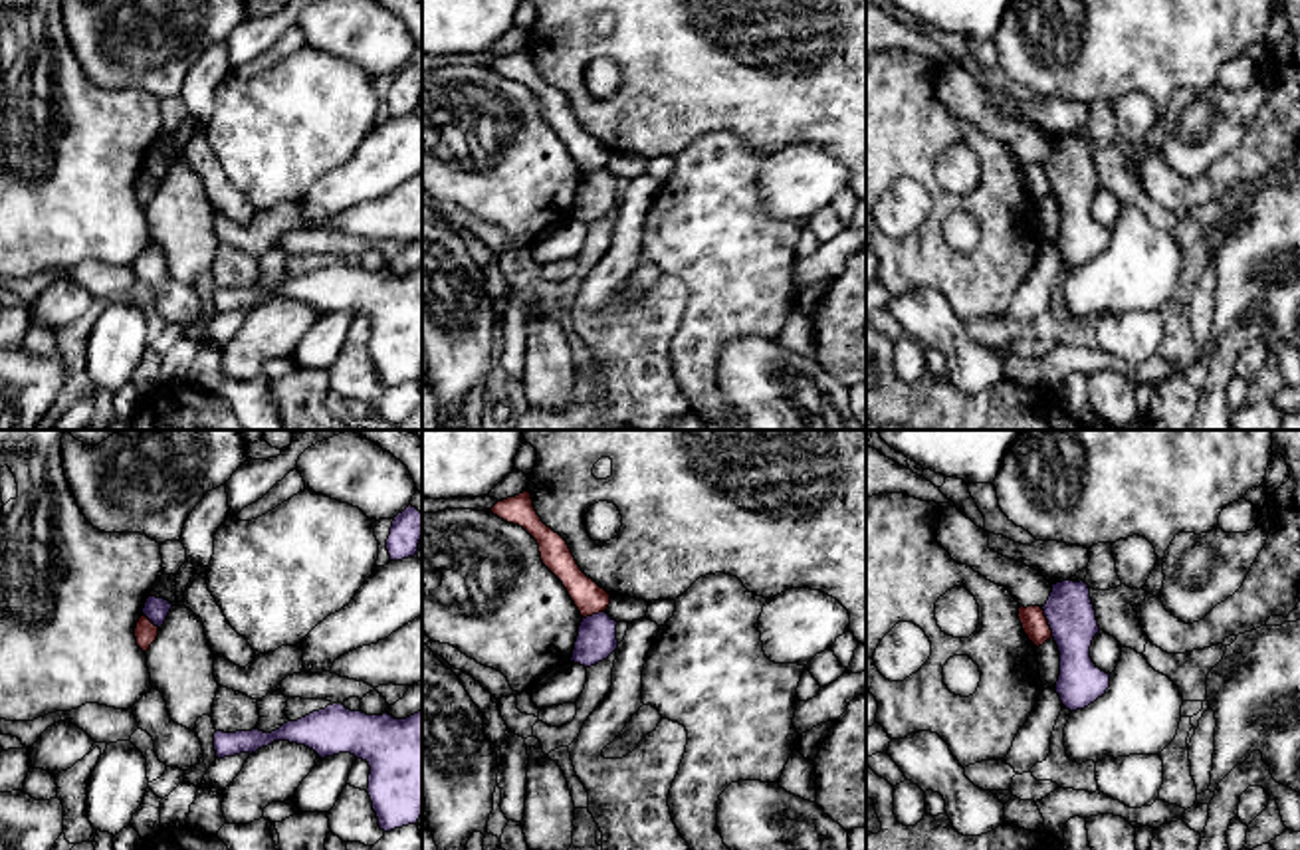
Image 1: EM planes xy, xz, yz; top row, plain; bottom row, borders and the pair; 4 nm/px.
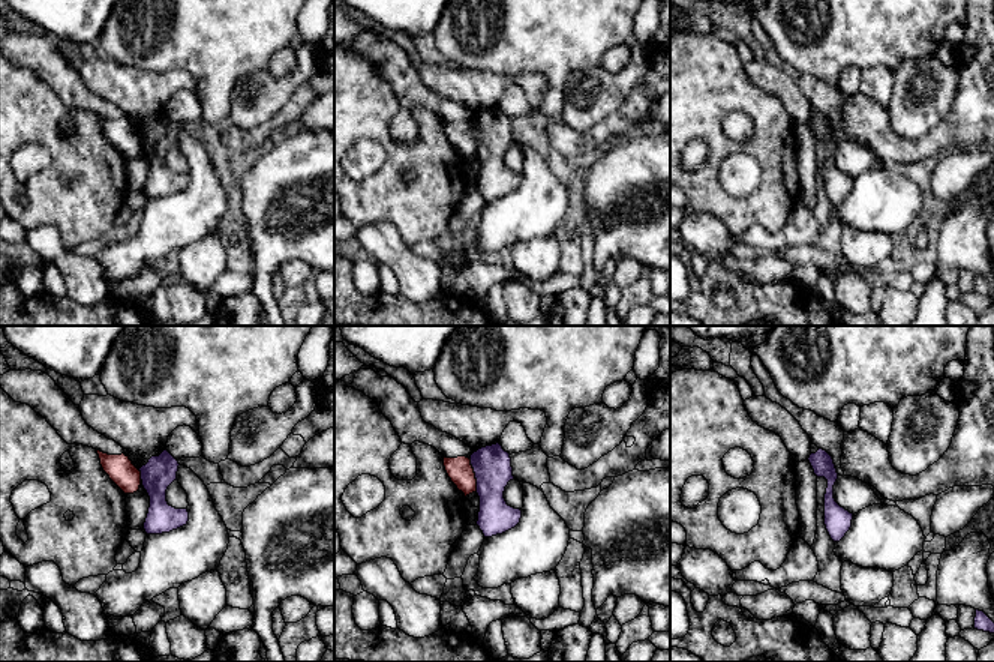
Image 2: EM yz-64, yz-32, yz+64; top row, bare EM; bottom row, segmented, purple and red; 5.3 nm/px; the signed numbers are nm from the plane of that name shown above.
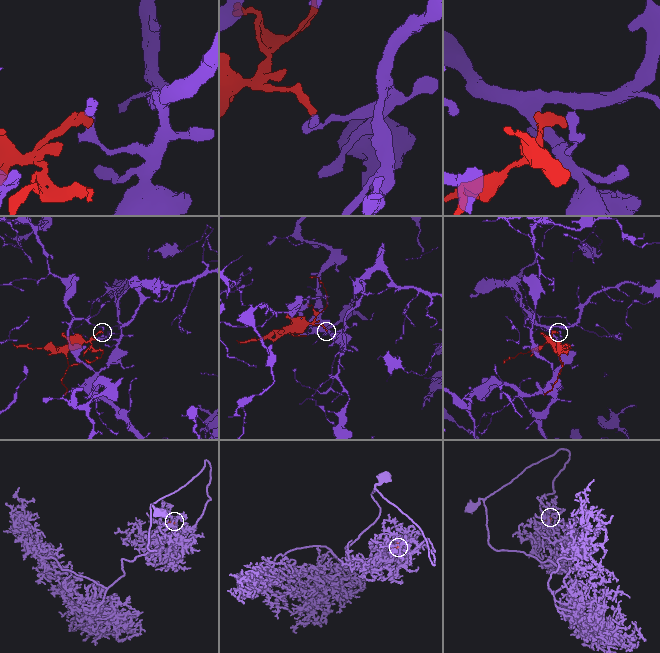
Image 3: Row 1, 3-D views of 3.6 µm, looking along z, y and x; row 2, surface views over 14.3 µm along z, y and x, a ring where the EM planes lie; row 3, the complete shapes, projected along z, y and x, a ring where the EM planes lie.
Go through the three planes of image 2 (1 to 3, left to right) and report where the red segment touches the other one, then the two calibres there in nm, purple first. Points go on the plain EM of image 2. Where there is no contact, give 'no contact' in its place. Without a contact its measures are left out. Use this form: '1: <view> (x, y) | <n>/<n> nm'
1: yz-64 (141, 138) | 170/150 nm
2: yz-32 (476, 138) | 200/140 nm
3: no contact

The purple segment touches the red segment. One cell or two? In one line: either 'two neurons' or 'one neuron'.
two neurons

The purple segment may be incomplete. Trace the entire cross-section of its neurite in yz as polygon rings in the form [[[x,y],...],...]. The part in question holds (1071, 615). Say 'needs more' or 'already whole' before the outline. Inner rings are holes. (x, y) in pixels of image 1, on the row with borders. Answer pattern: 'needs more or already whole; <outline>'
already whole; [[[1084,581],[1052,584],[1042,610],[1060,652],[1060,676],[1054,690],[1066,709],[1084,709],[1110,688],[1110,674],[1090,658],[1090,646],[1100,626],[1088,584]]]

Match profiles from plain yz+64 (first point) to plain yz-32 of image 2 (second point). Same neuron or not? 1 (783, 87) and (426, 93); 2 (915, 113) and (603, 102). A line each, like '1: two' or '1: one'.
1: one
2: one

